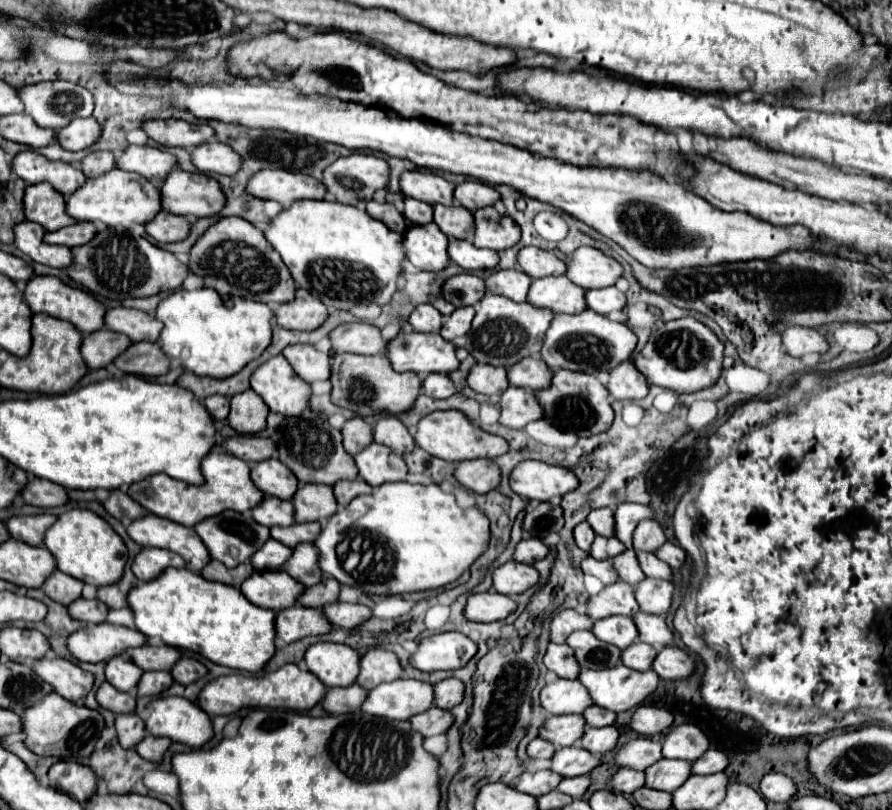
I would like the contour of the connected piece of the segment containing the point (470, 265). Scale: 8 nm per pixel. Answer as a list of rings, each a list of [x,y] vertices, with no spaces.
[[[450,240],[448,254],[464,270],[492,270],[498,264],[498,252],[476,248],[468,240]]]

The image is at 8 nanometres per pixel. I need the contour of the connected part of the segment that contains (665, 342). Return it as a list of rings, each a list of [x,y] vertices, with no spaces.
[[[686,316],[678,320],[668,320],[650,334],[646,346],[640,352],[634,352],[634,366],[656,386],[674,390],[676,394],[696,392],[712,386],[722,370],[722,342],[714,336],[714,332],[702,322]]]

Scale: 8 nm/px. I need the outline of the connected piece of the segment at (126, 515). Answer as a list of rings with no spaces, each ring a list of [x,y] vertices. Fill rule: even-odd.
[[[112,490],[110,496],[102,502],[106,512],[112,514],[116,520],[120,520],[124,526],[136,518],[140,518],[144,514],[144,508],[138,506],[138,502],[134,502],[126,492],[122,490]]]

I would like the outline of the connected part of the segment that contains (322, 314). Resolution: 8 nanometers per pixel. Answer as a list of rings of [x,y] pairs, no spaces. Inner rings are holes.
[[[296,290],[294,300],[278,304],[274,310],[274,320],[278,326],[288,330],[314,330],[328,318],[328,308],[316,302],[308,290]]]

